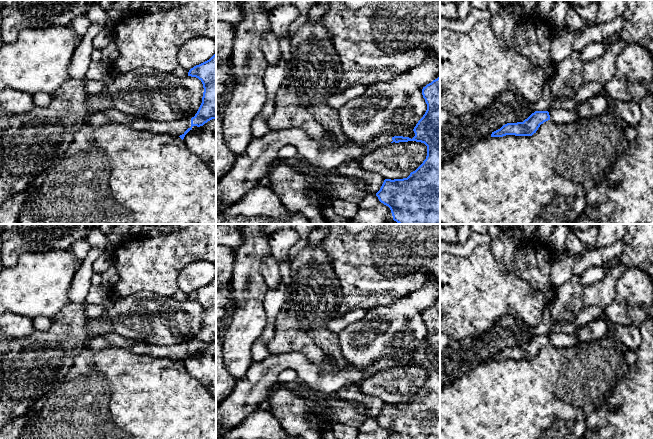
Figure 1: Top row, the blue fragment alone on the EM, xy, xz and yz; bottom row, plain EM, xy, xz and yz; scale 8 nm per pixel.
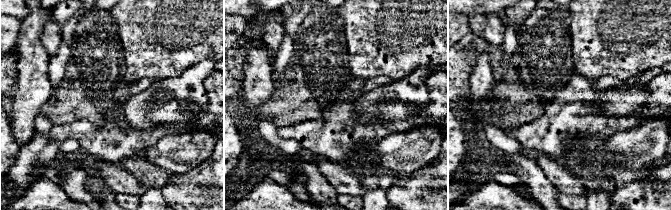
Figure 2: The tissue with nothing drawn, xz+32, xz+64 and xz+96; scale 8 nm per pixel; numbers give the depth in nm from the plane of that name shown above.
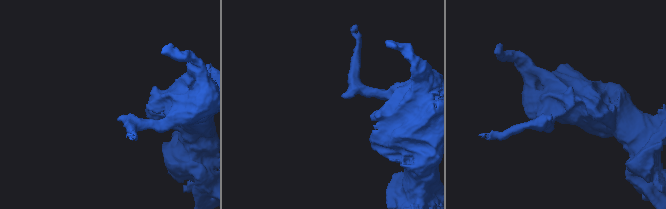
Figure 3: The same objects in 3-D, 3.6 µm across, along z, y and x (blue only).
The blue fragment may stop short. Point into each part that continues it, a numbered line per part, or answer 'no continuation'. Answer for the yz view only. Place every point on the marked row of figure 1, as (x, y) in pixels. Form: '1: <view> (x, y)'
1: yz (593, 107)

